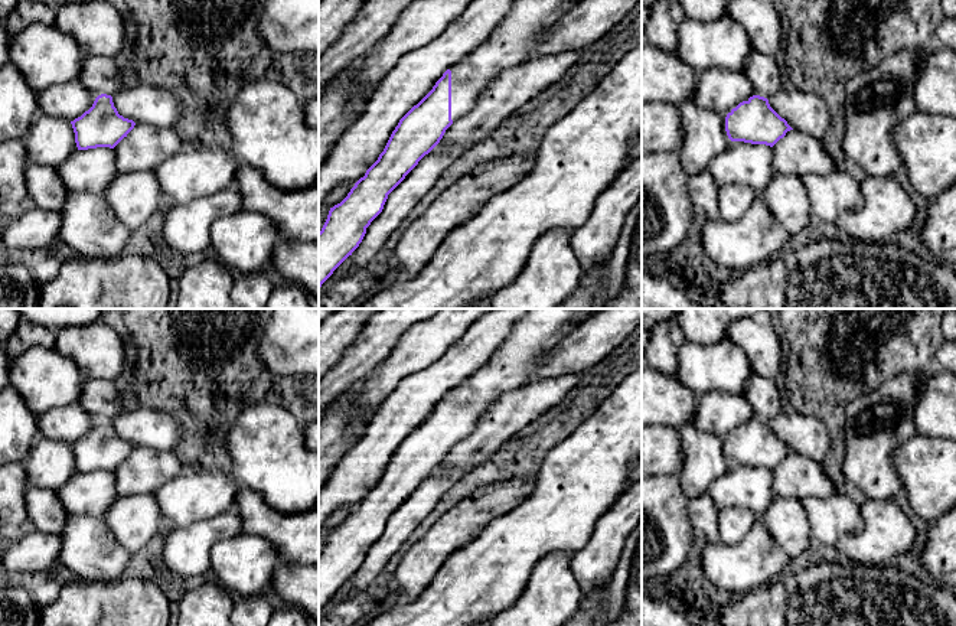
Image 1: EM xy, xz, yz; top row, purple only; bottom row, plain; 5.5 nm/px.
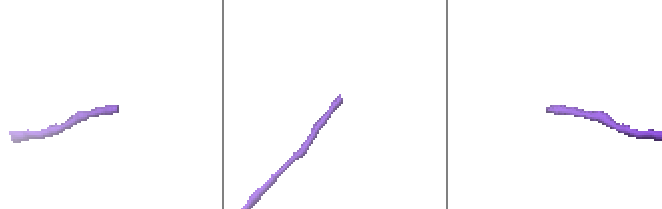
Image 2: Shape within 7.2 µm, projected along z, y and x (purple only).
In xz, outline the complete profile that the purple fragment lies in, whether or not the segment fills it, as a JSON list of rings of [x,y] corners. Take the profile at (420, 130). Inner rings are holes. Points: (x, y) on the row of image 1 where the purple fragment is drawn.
[[[513,0],[509,12],[496,25],[487,39],[447,69],[433,89],[399,120],[378,160],[355,183],[348,196],[329,211],[327,219],[319,232],[319,288],[359,247],[366,228],[382,212],[388,195],[440,143],[446,130],[474,107],[486,85],[500,71],[515,68],[528,61],[528,53],[532,48],[578,1]]]

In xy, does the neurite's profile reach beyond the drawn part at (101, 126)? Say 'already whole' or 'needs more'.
already whole

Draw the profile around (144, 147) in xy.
[[[136,124],[114,147],[117,172],[151,172],[180,150],[183,144],[173,127]]]

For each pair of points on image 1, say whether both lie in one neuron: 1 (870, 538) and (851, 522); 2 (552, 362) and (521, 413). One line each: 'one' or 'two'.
1: two
2: two

